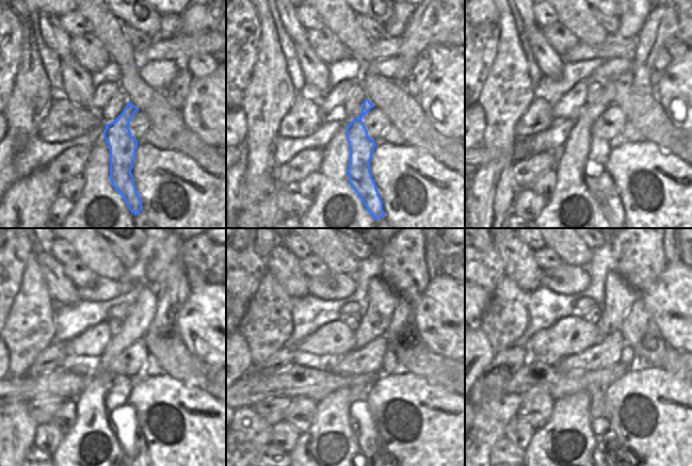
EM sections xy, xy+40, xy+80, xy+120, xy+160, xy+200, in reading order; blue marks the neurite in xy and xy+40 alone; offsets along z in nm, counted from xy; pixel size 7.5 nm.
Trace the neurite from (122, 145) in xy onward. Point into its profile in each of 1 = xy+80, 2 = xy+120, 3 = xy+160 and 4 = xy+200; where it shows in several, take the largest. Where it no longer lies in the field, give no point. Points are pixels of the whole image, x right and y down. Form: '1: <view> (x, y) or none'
1: xy+80 (598, 180)
2: xy+120 (122, 416)
3: xy+160 (361, 422)
4: xy+200 (598, 414)

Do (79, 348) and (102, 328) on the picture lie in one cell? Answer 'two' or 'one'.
one

